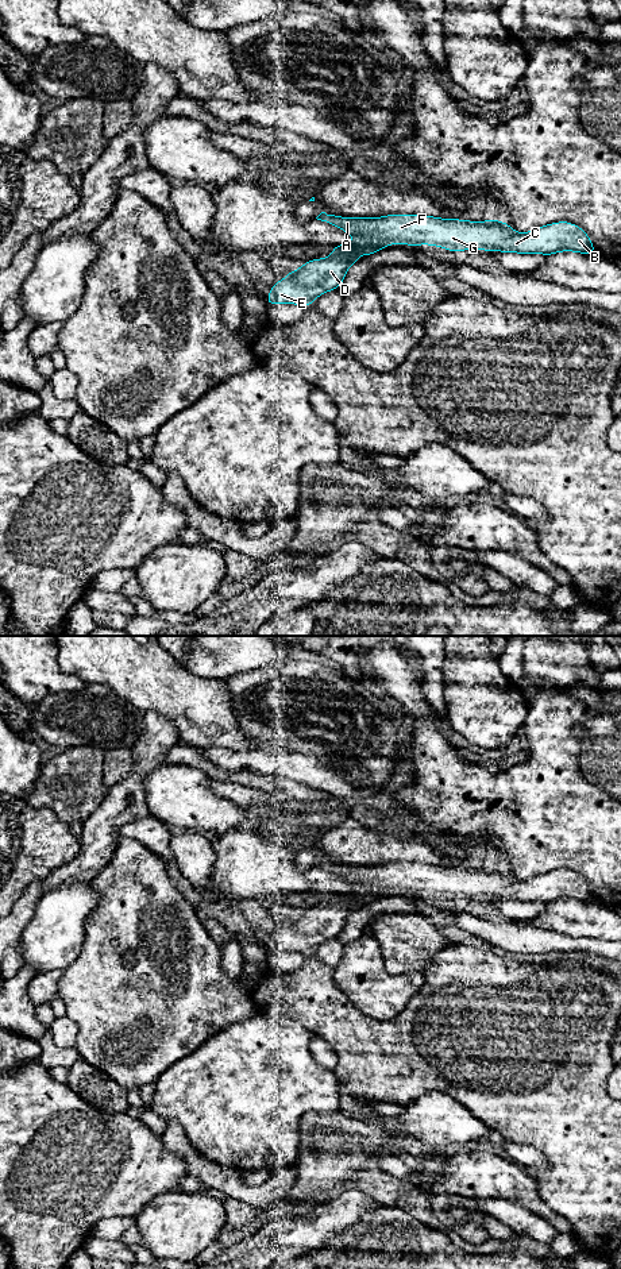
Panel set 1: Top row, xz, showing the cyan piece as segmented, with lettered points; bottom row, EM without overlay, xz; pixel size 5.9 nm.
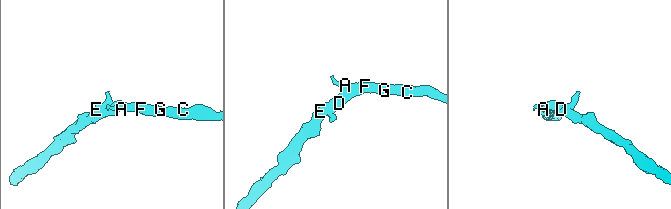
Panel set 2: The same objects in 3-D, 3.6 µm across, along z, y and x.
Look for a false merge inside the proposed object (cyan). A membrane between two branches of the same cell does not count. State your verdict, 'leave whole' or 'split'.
leave whole

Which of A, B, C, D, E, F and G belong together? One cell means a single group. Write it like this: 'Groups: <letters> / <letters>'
Groups: A B C D E F G

